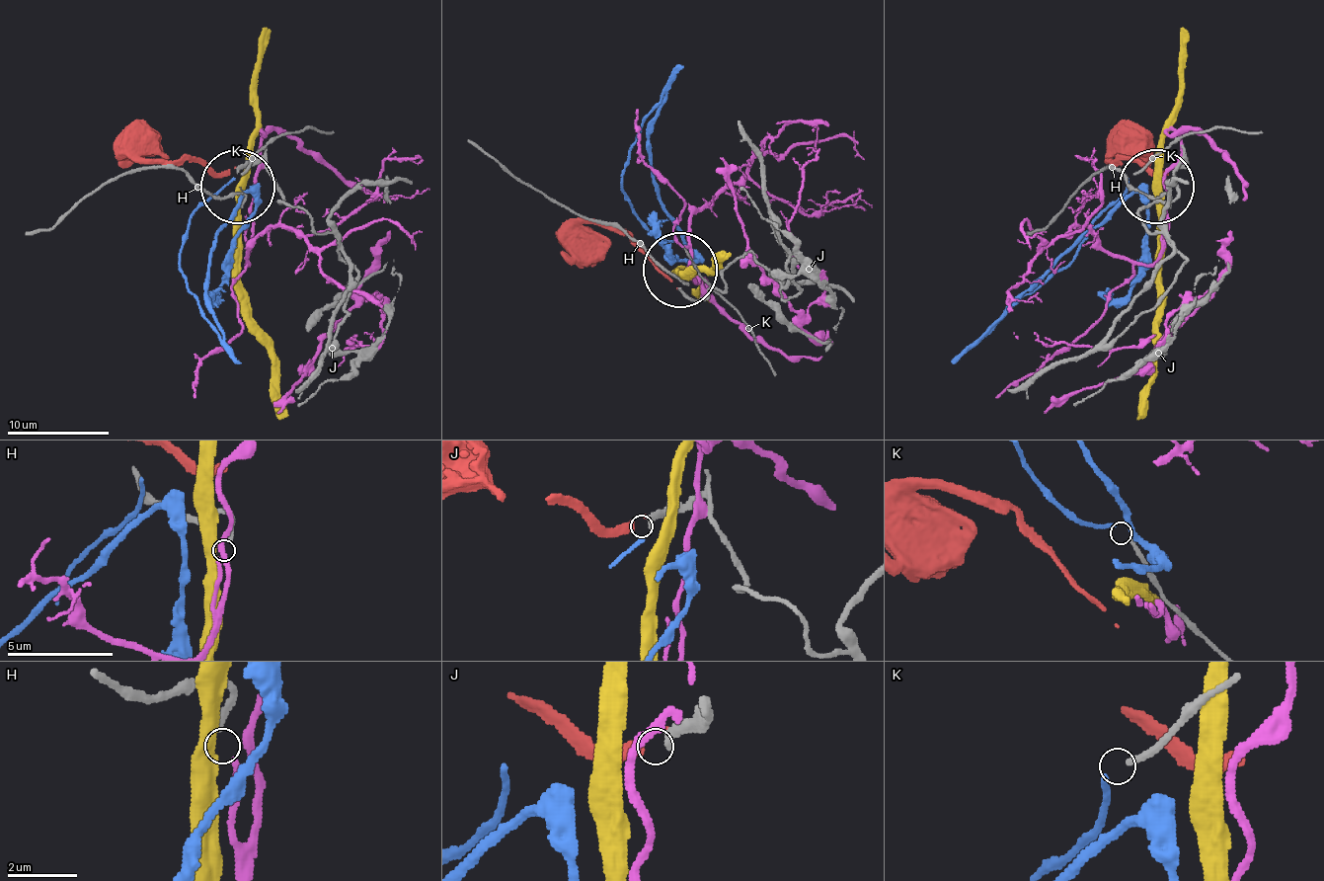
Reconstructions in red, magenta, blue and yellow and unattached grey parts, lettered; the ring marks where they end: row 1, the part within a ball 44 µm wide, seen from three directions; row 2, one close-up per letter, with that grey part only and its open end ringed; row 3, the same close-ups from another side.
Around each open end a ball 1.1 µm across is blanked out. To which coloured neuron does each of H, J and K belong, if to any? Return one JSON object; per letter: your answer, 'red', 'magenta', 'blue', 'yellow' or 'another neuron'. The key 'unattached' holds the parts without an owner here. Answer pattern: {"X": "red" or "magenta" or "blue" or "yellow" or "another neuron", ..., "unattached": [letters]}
{"H": "magenta", "J": "red", "K": "blue", "unattached": []}

